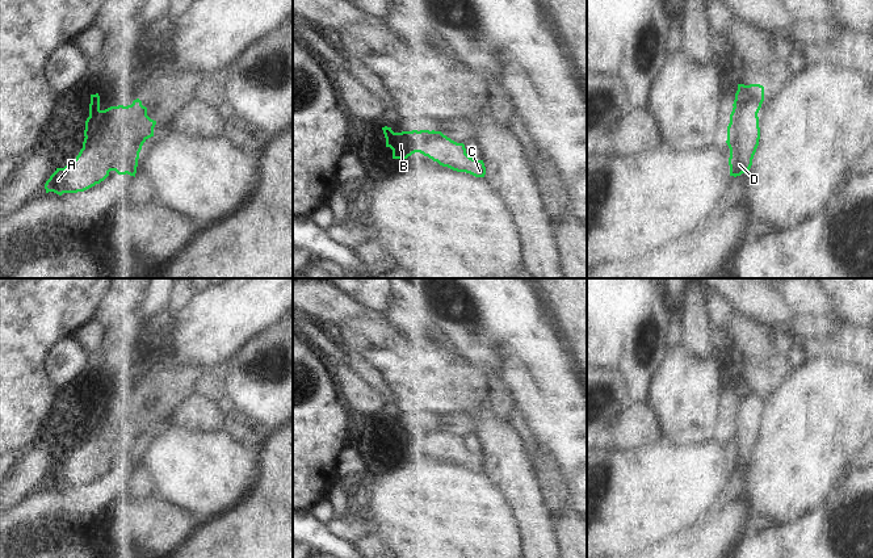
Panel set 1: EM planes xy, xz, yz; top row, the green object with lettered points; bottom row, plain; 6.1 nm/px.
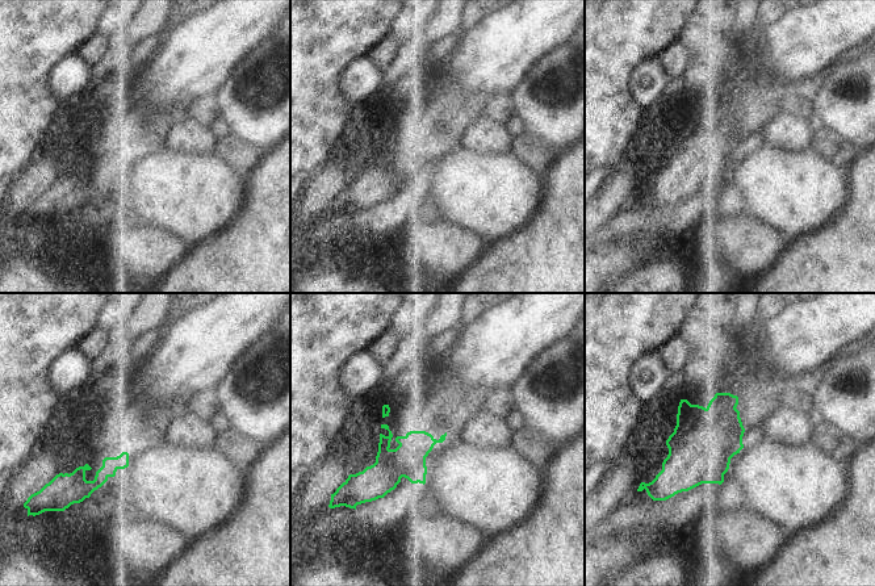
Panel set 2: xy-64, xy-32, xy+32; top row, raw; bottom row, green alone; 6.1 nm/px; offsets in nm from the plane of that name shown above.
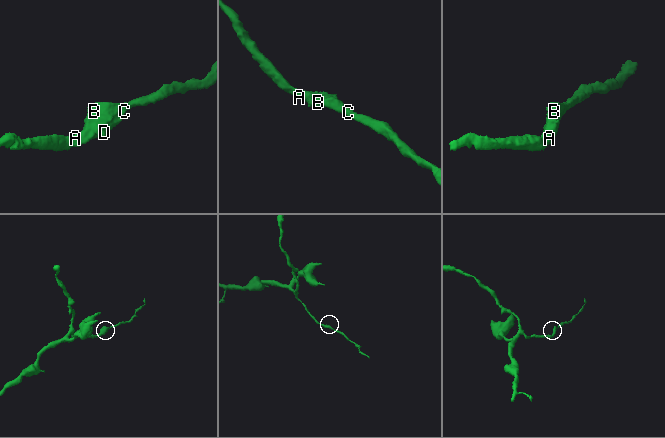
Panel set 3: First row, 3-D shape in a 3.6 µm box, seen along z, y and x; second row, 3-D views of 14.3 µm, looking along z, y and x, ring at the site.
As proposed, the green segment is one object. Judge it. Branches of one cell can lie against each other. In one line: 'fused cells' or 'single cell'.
single cell

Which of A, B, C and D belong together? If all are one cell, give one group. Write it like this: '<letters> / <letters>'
A B C D

